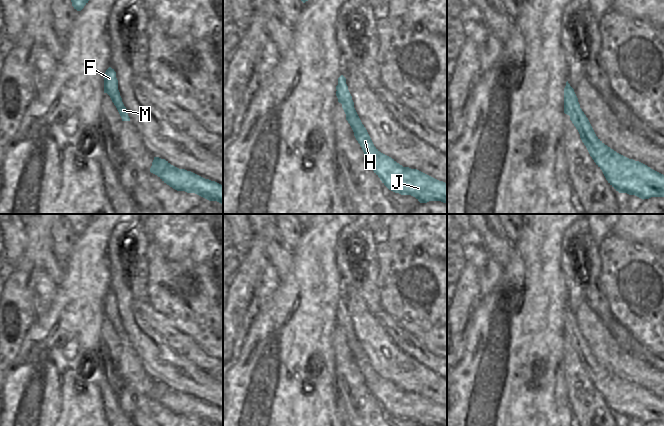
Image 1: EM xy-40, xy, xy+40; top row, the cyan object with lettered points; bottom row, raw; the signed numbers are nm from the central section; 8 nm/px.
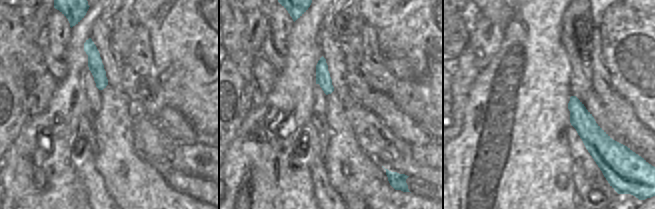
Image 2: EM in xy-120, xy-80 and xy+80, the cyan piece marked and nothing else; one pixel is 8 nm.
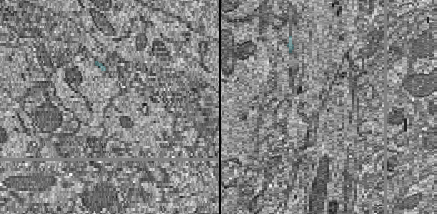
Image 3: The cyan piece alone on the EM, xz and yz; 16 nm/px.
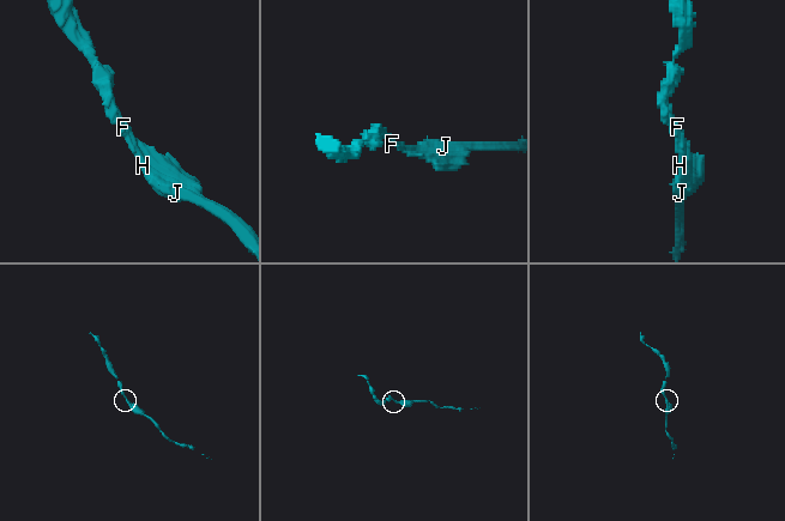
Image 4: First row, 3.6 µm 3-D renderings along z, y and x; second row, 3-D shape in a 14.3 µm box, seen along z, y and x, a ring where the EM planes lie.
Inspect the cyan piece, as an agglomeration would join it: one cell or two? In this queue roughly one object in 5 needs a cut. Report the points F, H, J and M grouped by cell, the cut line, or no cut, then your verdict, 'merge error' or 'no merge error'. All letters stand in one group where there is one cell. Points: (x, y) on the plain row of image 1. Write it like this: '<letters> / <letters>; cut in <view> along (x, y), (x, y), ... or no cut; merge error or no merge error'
F H J M; no cut; no merge error

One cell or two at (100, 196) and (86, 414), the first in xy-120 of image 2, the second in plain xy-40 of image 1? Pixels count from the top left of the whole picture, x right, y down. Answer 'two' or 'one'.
two

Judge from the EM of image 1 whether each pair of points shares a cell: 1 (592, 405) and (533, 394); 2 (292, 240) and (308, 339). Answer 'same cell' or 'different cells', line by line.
1: different cells
2: different cells

